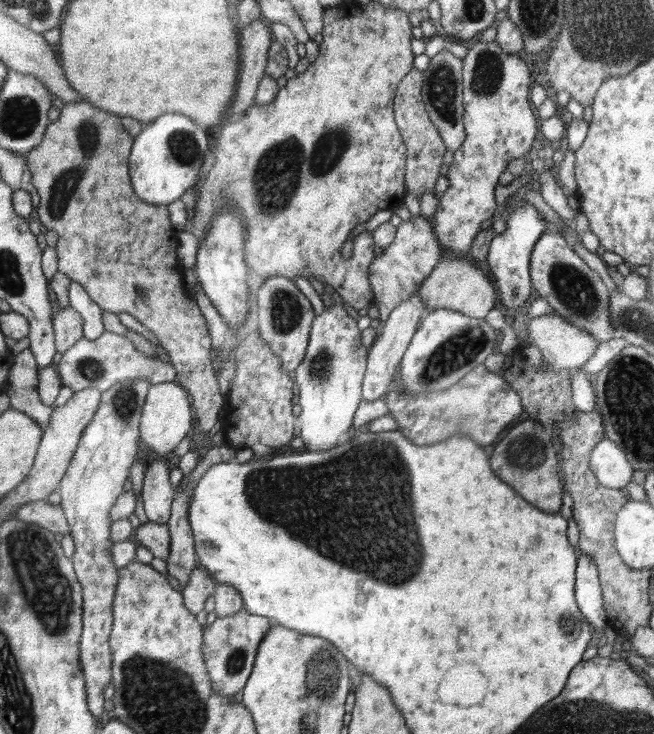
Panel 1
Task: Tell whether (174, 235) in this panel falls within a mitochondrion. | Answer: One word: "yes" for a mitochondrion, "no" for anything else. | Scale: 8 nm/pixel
no

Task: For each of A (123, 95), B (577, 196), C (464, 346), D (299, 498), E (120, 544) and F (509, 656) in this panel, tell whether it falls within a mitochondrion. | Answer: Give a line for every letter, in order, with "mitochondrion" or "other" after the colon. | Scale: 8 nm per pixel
A: other
B: other
C: mitochondrion
D: mitochondrion
E: other
F: other

